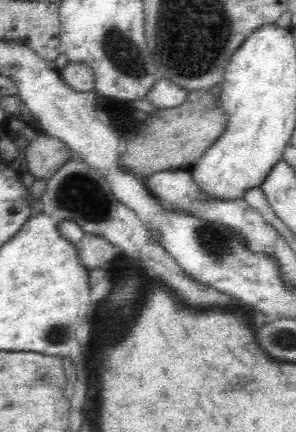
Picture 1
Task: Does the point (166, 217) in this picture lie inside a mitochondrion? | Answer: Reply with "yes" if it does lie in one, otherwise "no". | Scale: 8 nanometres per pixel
no

